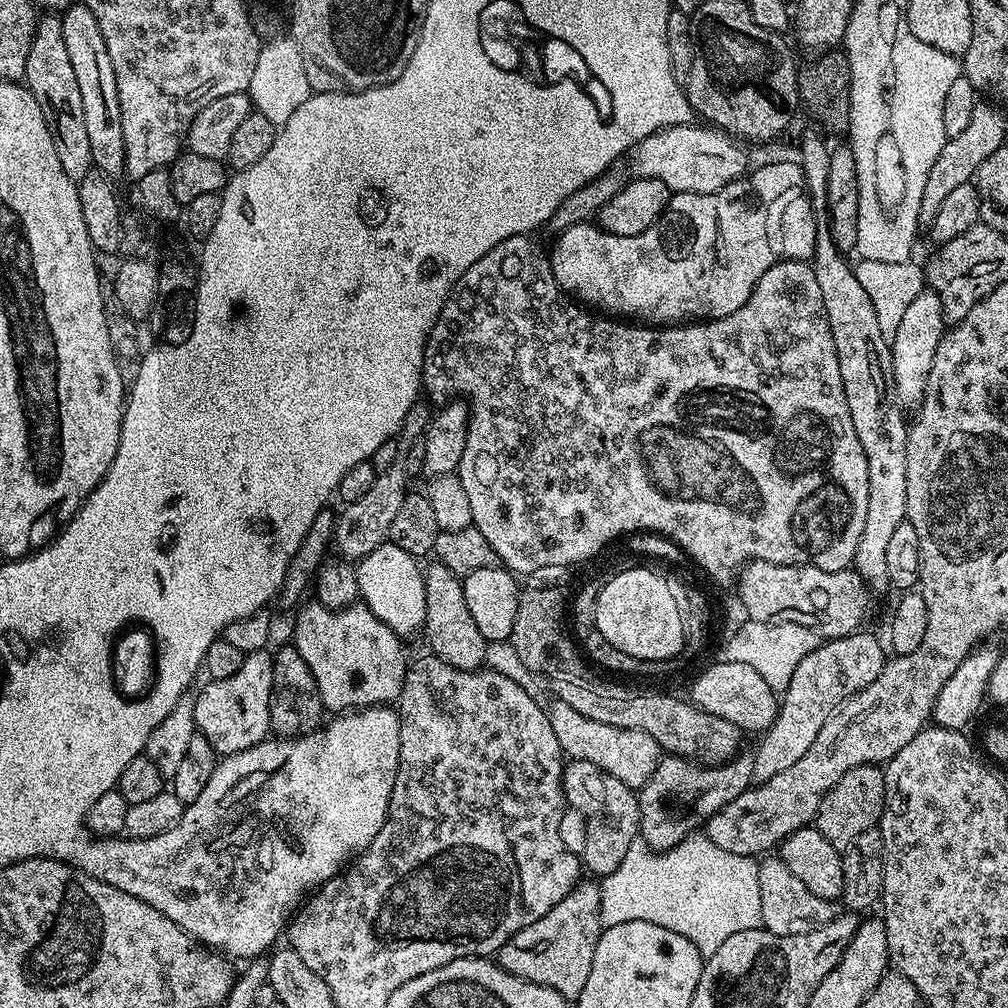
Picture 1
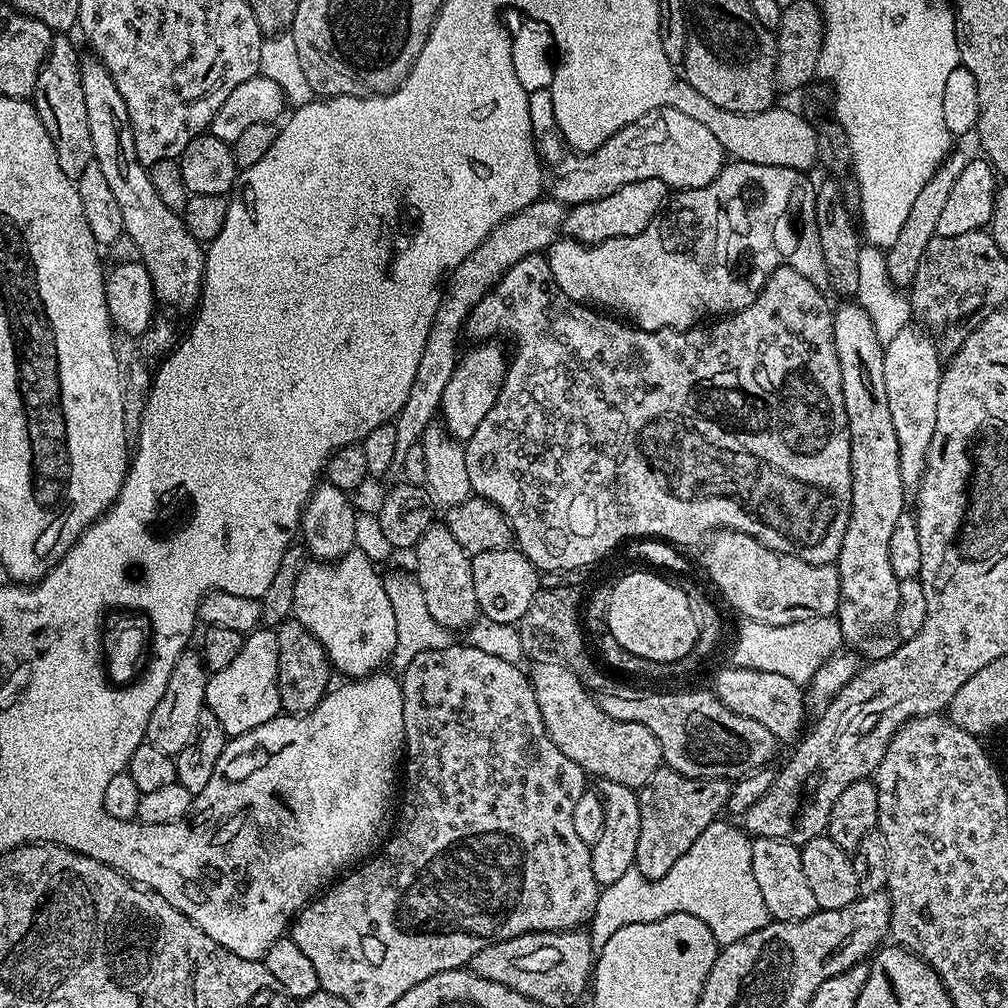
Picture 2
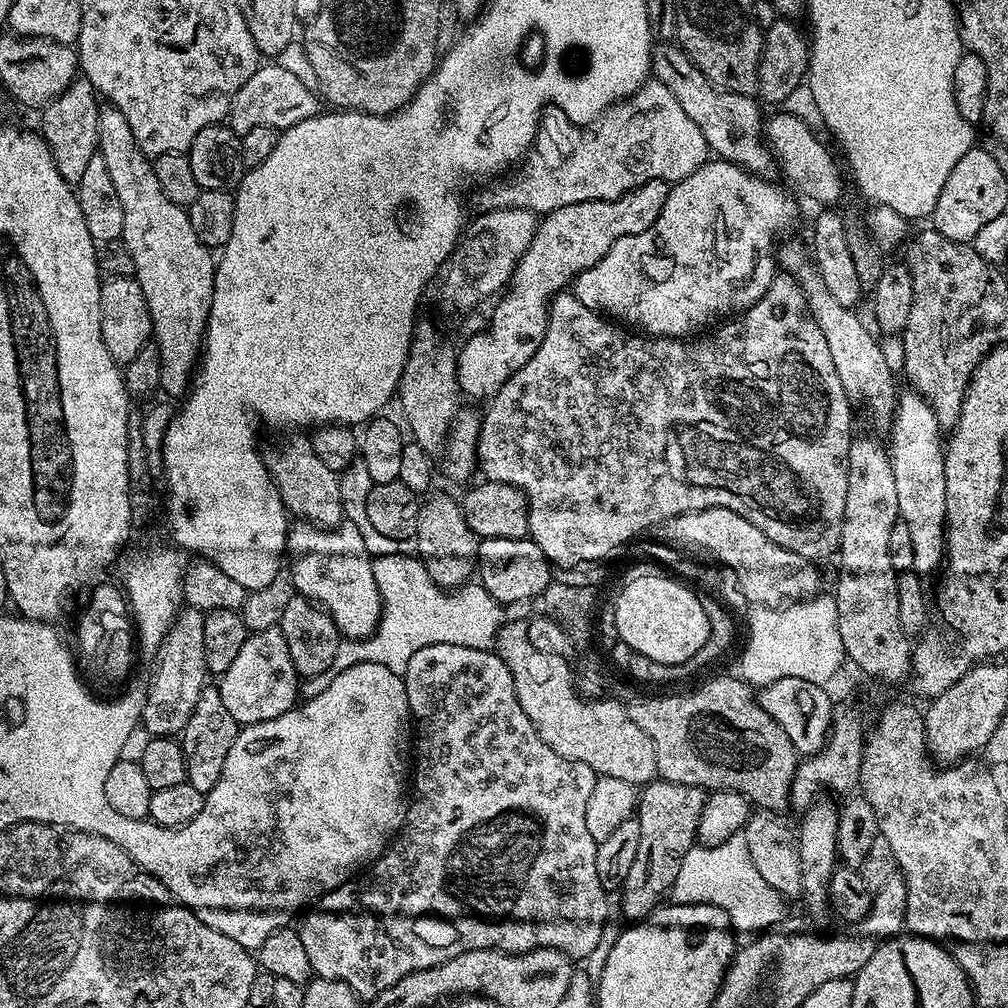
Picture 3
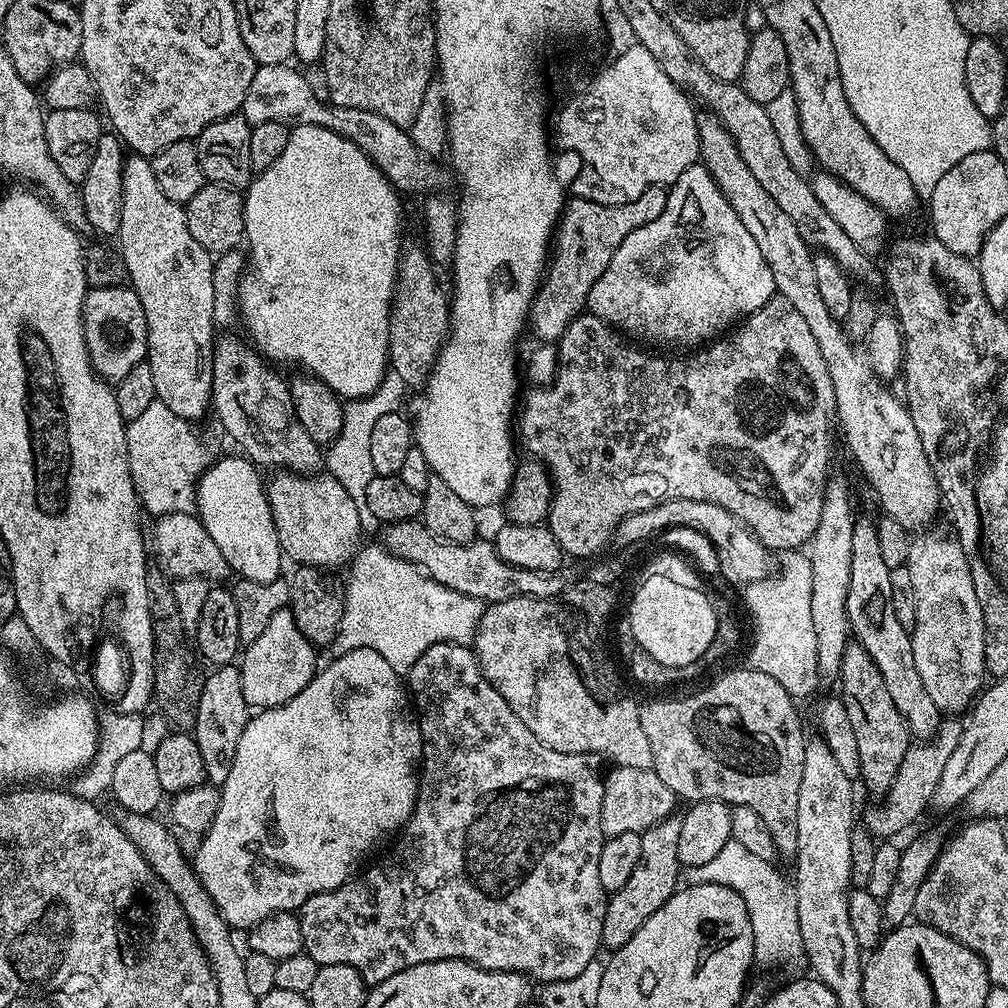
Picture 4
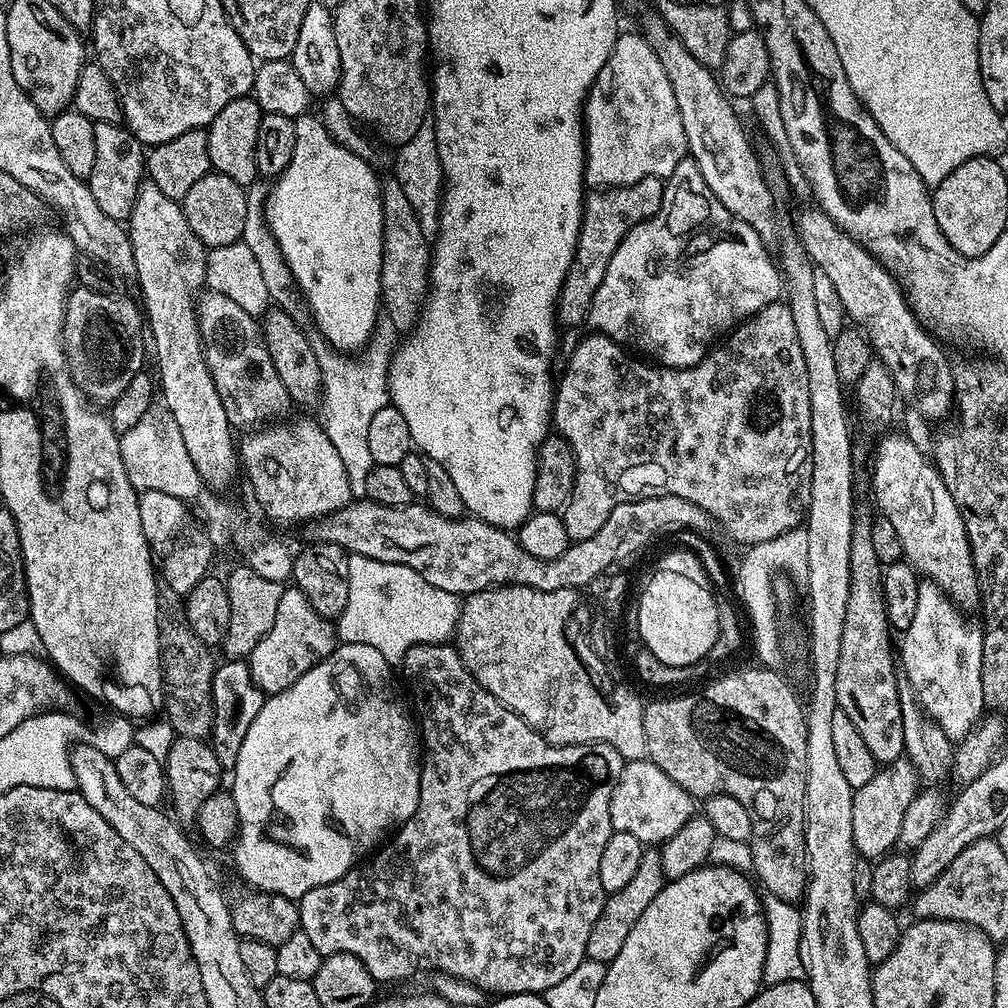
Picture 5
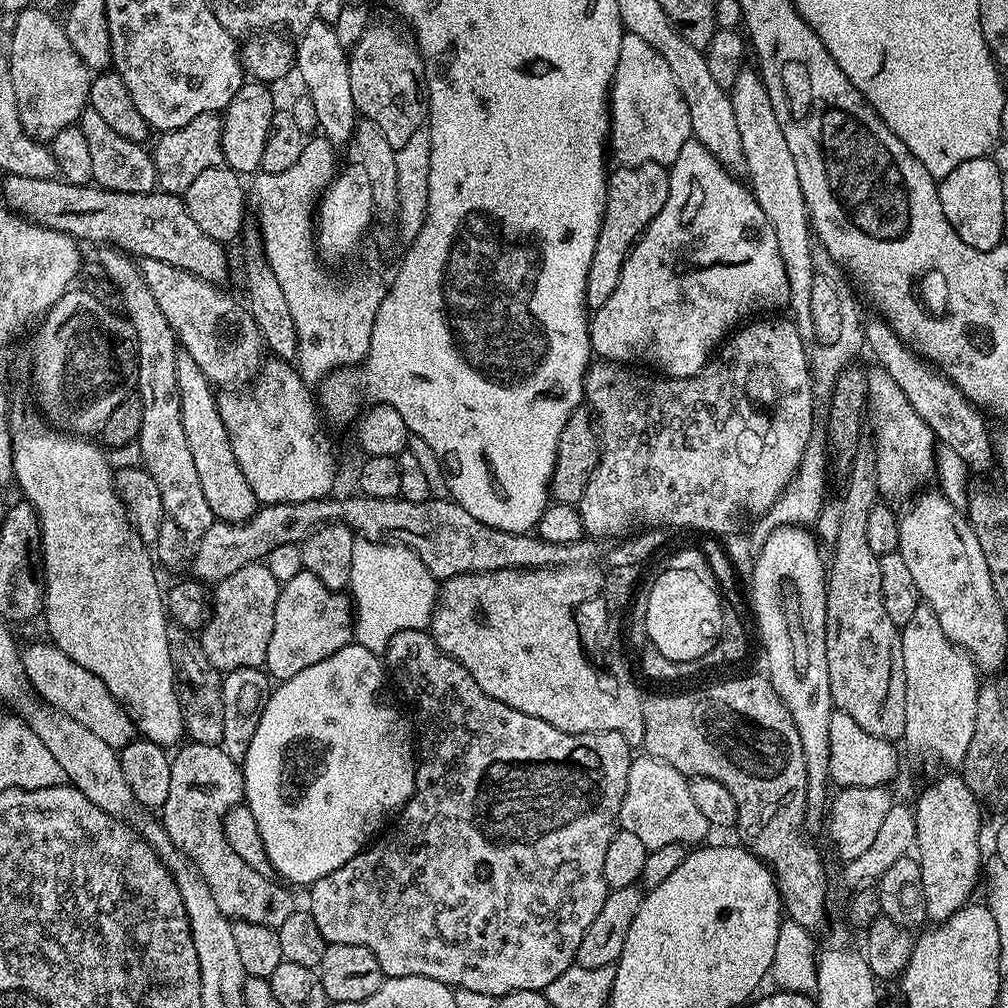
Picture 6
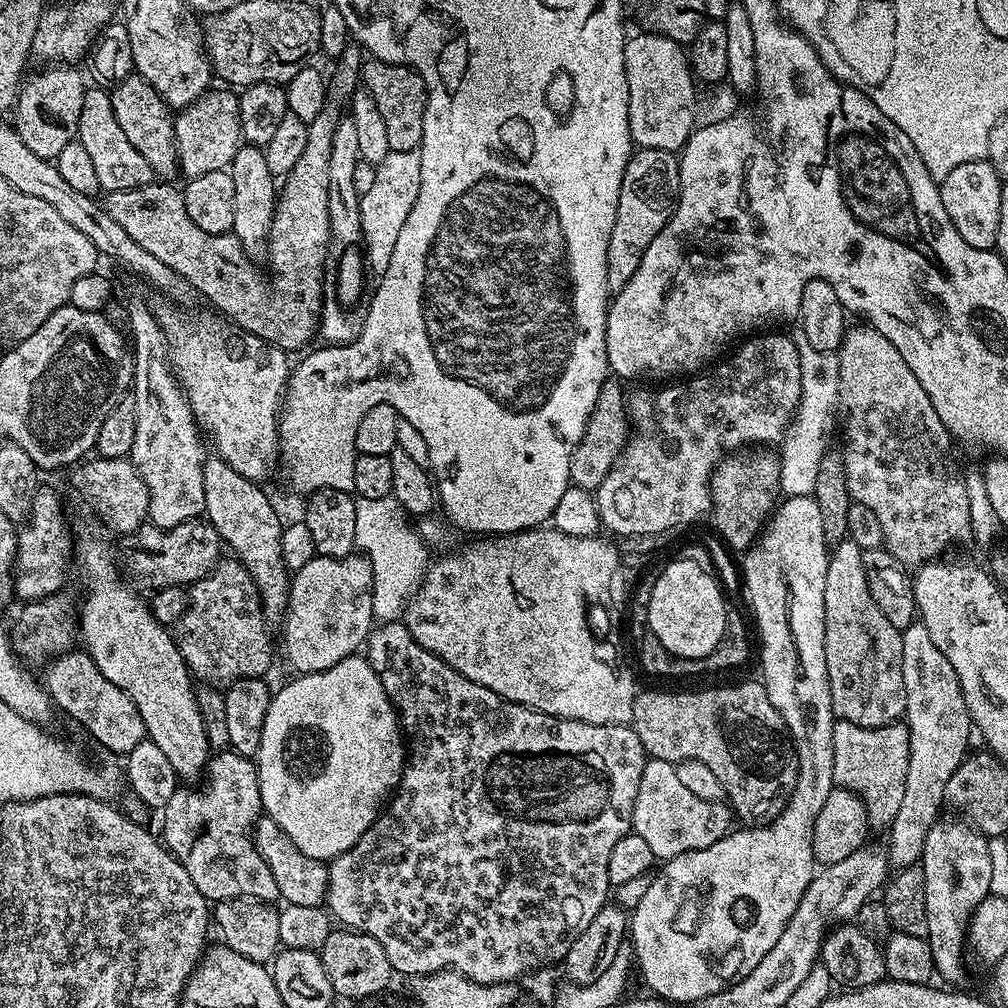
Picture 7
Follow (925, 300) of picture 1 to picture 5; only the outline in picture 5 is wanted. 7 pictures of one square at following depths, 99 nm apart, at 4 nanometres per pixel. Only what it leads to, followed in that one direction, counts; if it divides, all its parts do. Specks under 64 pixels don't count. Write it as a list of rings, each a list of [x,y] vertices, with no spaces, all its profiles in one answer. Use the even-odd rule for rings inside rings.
[[[927,578],[921,579],[920,585],[918,586],[918,607],[915,610],[914,619],[911,620],[910,626],[907,628],[907,630],[905,630],[905,632],[902,633],[902,640],[904,640],[904,642],[901,644],[901,646],[899,643],[899,646],[898,646],[898,654],[902,663],[903,677],[910,682],[910,686],[916,691],[916,696],[920,699],[920,704],[924,708],[925,714],[929,716],[930,718],[934,718],[934,722],[938,722],[938,726],[942,726],[942,730],[946,730],[946,734],[949,736],[949,738],[951,738],[953,742],[959,742],[963,740],[964,737],[967,736],[968,733],[971,732],[972,729],[975,728],[976,725],[980,723],[982,717],[985,715],[985,712],[986,712],[984,695],[982,694],[982,658],[984,657],[984,634],[983,634],[981,625],[979,623],[968,624],[967,618],[964,617],[963,614],[960,612],[963,612],[963,611],[961,611],[961,609],[957,606],[957,604],[954,603],[953,600],[951,600],[951,598],[949,598],[948,595],[944,593],[944,591],[942,591],[942,589],[940,589],[940,587],[937,586],[937,584],[934,583],[933,580],[930,580]]]

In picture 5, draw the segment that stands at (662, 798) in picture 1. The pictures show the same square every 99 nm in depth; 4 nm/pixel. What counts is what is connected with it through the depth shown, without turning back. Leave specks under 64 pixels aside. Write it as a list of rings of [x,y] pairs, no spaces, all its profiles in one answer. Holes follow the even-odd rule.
[[[652,846],[645,847],[642,862],[638,866],[638,871],[634,873],[634,878],[630,878],[629,884],[622,886],[622,890],[611,893],[605,899],[602,914],[598,914],[598,922],[594,922],[594,930],[590,930],[590,942],[586,942],[587,959],[609,965],[614,958],[618,958],[626,938],[630,935],[630,930],[634,930],[638,918],[642,918],[646,906],[650,906],[650,902],[658,898],[665,883],[666,877],[662,870],[659,851]]]

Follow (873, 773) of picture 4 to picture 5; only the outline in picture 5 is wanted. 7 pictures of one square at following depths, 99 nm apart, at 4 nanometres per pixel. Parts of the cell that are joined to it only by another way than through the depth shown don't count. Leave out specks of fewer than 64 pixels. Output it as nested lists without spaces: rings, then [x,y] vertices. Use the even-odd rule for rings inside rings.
[[[864,506],[857,507],[856,517],[854,518],[854,532],[850,534],[850,598],[846,602],[846,626],[842,626],[842,654],[838,657],[838,682],[836,683],[836,702],[839,711],[846,714],[846,718],[850,718],[850,722],[854,722],[854,726],[858,726],[858,734],[862,734],[862,738],[866,738],[866,746],[870,752],[874,754],[877,765],[887,766],[893,764],[894,761],[901,759],[905,755],[904,739],[902,738],[902,710],[900,709],[900,695],[898,694],[898,660],[894,655],[894,642],[888,637],[890,633],[890,625],[886,618],[886,610],[884,609],[884,595],[882,594],[882,565],[878,558],[878,553],[874,550],[872,539],[870,538],[870,530],[872,529],[873,513],[870,514],[864,509]]]

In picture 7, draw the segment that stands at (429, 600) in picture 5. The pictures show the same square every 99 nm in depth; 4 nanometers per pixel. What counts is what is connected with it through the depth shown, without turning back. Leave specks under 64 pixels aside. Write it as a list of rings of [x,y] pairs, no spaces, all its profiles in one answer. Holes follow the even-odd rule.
[[[390,495],[386,498],[359,498],[354,514],[354,538],[356,548],[368,559],[372,567],[372,615],[377,621],[400,620],[412,595],[420,588],[430,563],[430,549],[420,537],[404,507]]]

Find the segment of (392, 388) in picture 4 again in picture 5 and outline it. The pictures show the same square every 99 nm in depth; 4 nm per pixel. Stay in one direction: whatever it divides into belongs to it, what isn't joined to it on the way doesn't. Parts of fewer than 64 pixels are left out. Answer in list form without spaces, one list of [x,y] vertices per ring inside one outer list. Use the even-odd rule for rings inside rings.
[[[386,316],[379,317],[365,348],[357,356],[337,354],[335,349],[316,348],[319,369],[322,370],[323,394],[318,416],[331,445],[338,452],[342,466],[350,478],[353,497],[365,497],[366,477],[374,466],[367,435],[371,419],[390,402],[388,374],[392,355],[398,347],[400,333]]]

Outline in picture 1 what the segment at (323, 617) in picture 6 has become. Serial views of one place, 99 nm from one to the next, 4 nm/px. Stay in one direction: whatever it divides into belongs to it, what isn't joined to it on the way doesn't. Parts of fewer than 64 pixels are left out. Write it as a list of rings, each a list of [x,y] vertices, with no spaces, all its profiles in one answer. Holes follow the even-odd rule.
[[[261,650],[247,653],[242,667],[236,673],[230,674],[230,678],[208,680],[205,688],[200,693],[195,693],[196,730],[208,739],[217,757],[236,755],[269,739],[272,727],[270,694],[273,682],[272,656]]]

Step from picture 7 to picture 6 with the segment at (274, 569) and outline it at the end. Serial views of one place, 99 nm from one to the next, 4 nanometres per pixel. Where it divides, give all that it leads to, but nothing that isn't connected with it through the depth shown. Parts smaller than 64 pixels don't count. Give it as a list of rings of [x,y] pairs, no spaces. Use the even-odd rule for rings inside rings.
[[[183,350],[176,352],[176,378],[182,406],[182,430],[186,430],[186,442],[190,446],[190,455],[194,457],[202,494],[206,494],[206,502],[216,520],[224,520],[227,524],[242,524],[256,513],[258,501],[254,490],[250,490],[250,482],[246,482],[234,458],[230,434],[226,434],[222,414],[216,405],[218,396],[214,386],[206,374],[198,370],[198,362],[194,362],[194,358],[190,358],[190,354]]]

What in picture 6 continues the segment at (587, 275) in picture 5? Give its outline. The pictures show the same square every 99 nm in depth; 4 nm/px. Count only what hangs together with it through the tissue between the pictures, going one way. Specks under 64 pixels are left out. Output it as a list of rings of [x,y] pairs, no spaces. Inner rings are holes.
[[[639,164],[633,168],[620,166],[611,173],[608,182],[608,205],[604,211],[602,230],[598,234],[598,246],[594,248],[594,258],[586,278],[586,302],[595,310],[614,294],[626,262],[637,240],[648,228],[648,223],[666,206],[670,194],[668,168],[663,164]]]

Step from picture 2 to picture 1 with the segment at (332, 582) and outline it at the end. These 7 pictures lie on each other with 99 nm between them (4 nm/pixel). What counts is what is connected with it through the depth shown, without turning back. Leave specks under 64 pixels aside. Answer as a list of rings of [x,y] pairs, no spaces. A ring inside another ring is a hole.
[[[363,602],[337,609],[311,603],[305,603],[295,613],[296,629],[292,636],[298,654],[302,654],[310,674],[314,674],[314,682],[318,682],[318,694],[325,709],[343,714],[399,701],[409,661],[404,660],[398,633],[390,630]]]

